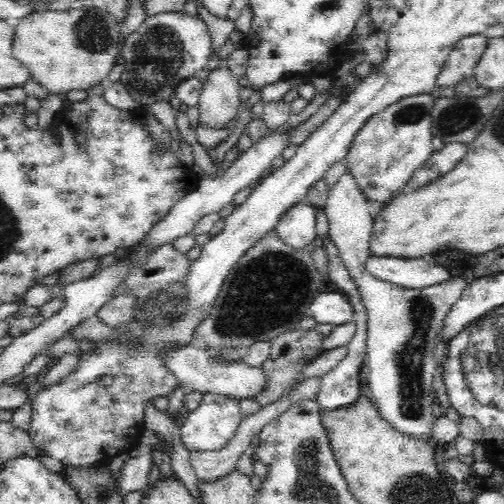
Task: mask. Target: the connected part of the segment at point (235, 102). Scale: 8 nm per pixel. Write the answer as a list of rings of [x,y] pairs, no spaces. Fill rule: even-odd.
[[[220,64],[217,68],[212,69],[206,82],[202,84],[199,104],[193,111],[194,122],[198,122],[204,128],[225,128],[228,123],[233,123],[241,104],[238,96],[241,86],[238,79],[225,65]]]

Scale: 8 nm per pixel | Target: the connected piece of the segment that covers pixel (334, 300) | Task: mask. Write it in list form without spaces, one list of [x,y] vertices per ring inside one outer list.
[[[334,290],[318,294],[312,302],[311,317],[317,325],[342,325],[351,321],[353,307],[342,291]]]

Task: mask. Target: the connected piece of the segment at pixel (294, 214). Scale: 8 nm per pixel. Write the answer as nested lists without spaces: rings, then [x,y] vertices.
[[[308,202],[294,203],[281,214],[274,232],[280,241],[302,251],[317,236],[316,225],[315,207]]]

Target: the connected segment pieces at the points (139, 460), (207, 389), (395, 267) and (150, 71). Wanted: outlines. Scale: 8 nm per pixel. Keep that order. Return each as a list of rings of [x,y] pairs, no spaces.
[[[152,454],[130,457],[124,463],[120,476],[117,478],[117,485],[123,495],[135,490],[143,490],[147,486],[148,474],[154,465]]]
[[[190,343],[186,347],[164,350],[163,355],[165,366],[169,368],[169,372],[175,374],[182,387],[189,388],[192,392],[196,390],[203,394],[221,394],[228,398],[244,400],[244,398],[252,399],[254,394],[258,394],[260,390],[266,388],[267,375],[260,367],[249,366],[243,361],[226,363],[220,359],[214,359],[208,350],[194,348]]]
[[[368,257],[365,269],[378,280],[410,289],[428,288],[451,277],[450,271],[430,258]]]
[[[183,10],[162,12],[146,17],[136,31],[123,39],[121,51],[124,70],[118,83],[124,86],[125,91],[128,90],[132,100],[143,109],[158,102],[169,101],[176,86],[206,67],[208,58],[212,54],[212,37],[206,23],[199,16],[190,16]]]

